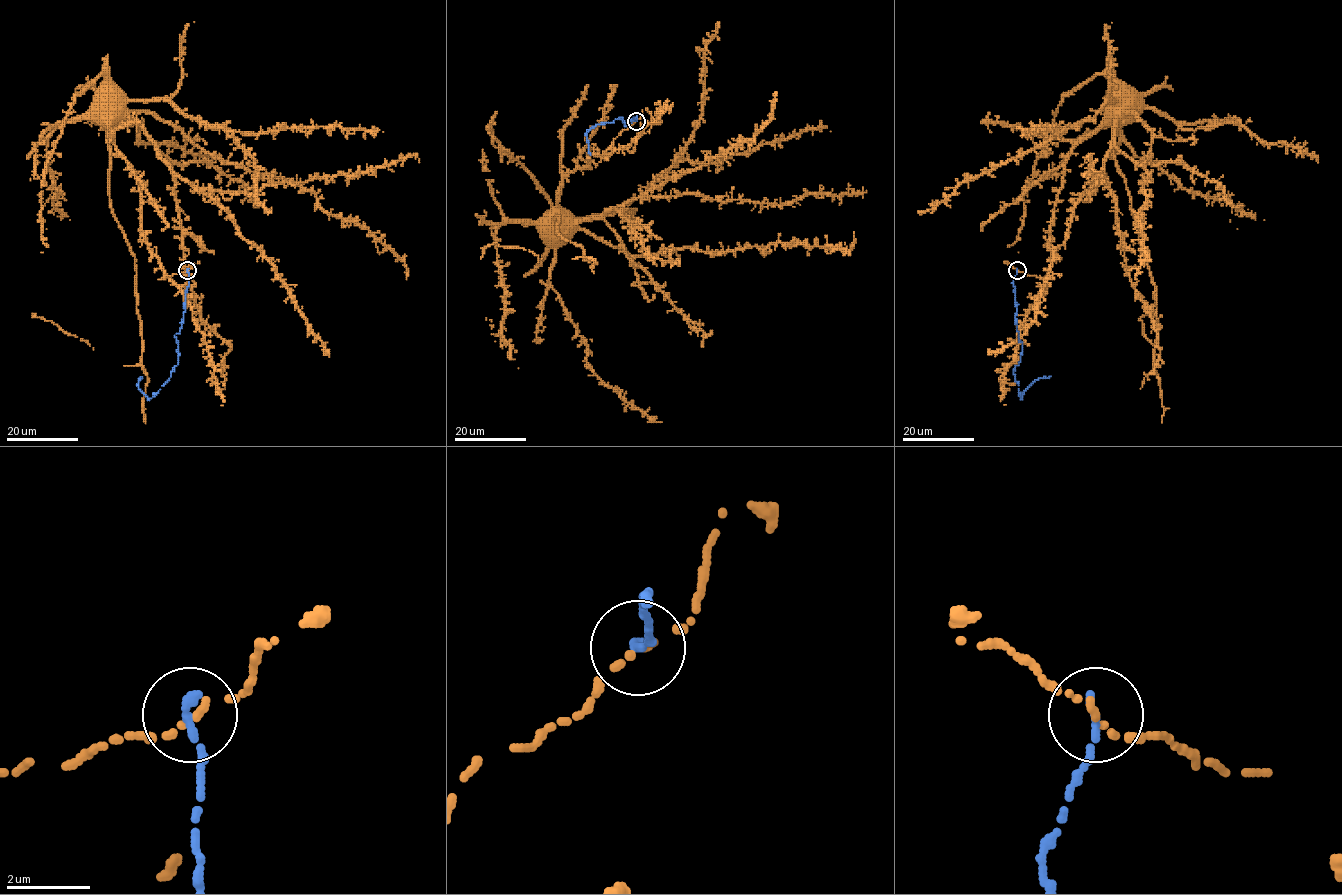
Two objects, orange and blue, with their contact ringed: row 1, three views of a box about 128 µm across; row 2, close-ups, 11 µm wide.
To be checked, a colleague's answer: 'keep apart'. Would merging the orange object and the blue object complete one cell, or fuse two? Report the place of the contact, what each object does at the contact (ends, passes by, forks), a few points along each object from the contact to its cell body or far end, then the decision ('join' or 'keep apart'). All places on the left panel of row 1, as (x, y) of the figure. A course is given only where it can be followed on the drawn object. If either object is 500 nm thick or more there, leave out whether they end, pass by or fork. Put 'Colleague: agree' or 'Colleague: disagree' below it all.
place (187, 270); orange ends; blue ends; course orange (188, 270), (165, 278), (160, 261), (150, 251), (141, 228), (139, 181), (115, 146), (100, 106), (101, 94); course blue (187, 270), (183, 323), (175, 335), (176, 365), (170, 377), (148, 398), (138, 387), (141, 376); keep apart
Colleague: agree

